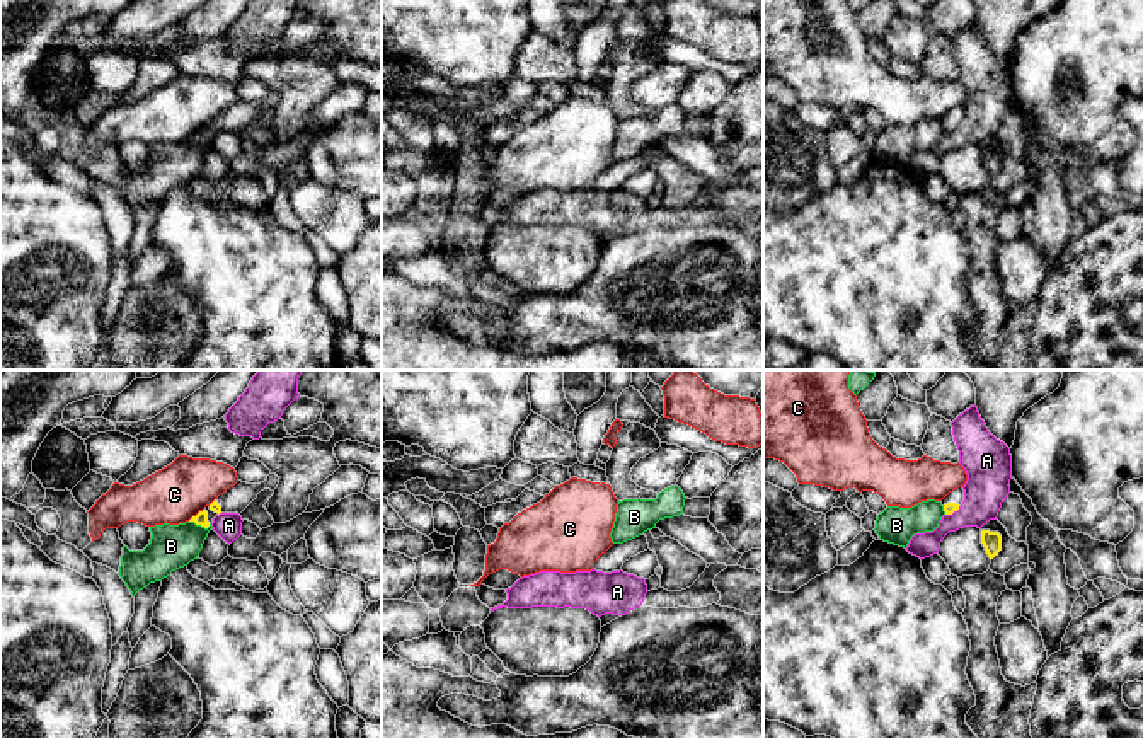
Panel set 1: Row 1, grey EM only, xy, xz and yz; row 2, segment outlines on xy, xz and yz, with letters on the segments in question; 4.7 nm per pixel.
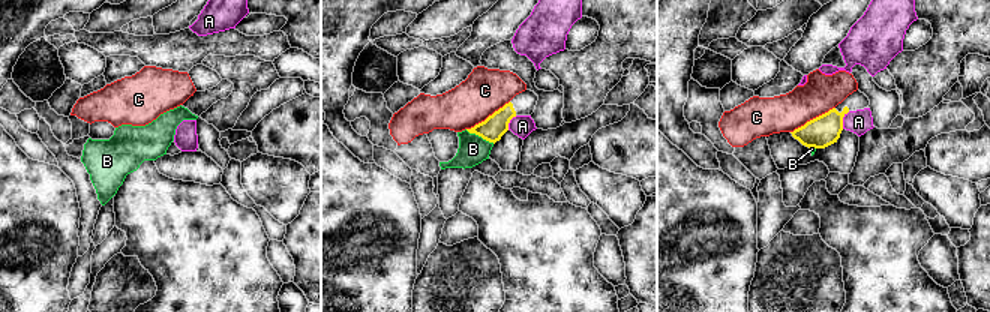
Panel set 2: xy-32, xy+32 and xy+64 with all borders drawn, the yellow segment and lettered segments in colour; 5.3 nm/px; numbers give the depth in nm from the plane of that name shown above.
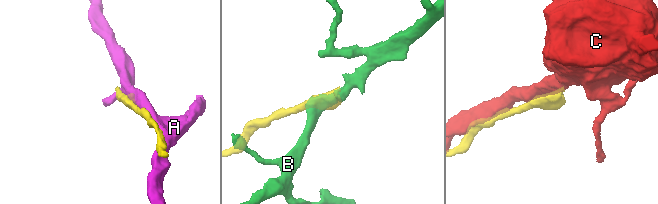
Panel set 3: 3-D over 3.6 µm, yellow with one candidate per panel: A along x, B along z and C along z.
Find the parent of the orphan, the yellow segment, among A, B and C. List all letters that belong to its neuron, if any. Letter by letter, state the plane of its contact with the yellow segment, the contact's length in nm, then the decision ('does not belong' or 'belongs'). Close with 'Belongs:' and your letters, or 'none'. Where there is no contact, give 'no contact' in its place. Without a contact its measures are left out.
A: yz | 80 nm | does not belong
B: xy | 110 nm | does not belong
C: xy | 100 nm | does not belong
Belongs: none

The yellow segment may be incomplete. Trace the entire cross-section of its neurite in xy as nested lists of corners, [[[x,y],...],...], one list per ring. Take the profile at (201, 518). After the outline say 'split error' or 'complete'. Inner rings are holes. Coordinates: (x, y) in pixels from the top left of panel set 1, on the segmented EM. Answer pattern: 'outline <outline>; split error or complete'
outline [[[269,474],[267,479],[261,484],[247,484],[238,481],[233,487],[220,494],[210,506],[192,516],[189,522],[208,528],[213,523],[213,518],[220,513],[242,513],[261,491],[274,491],[279,484],[276,474]]]; split error

